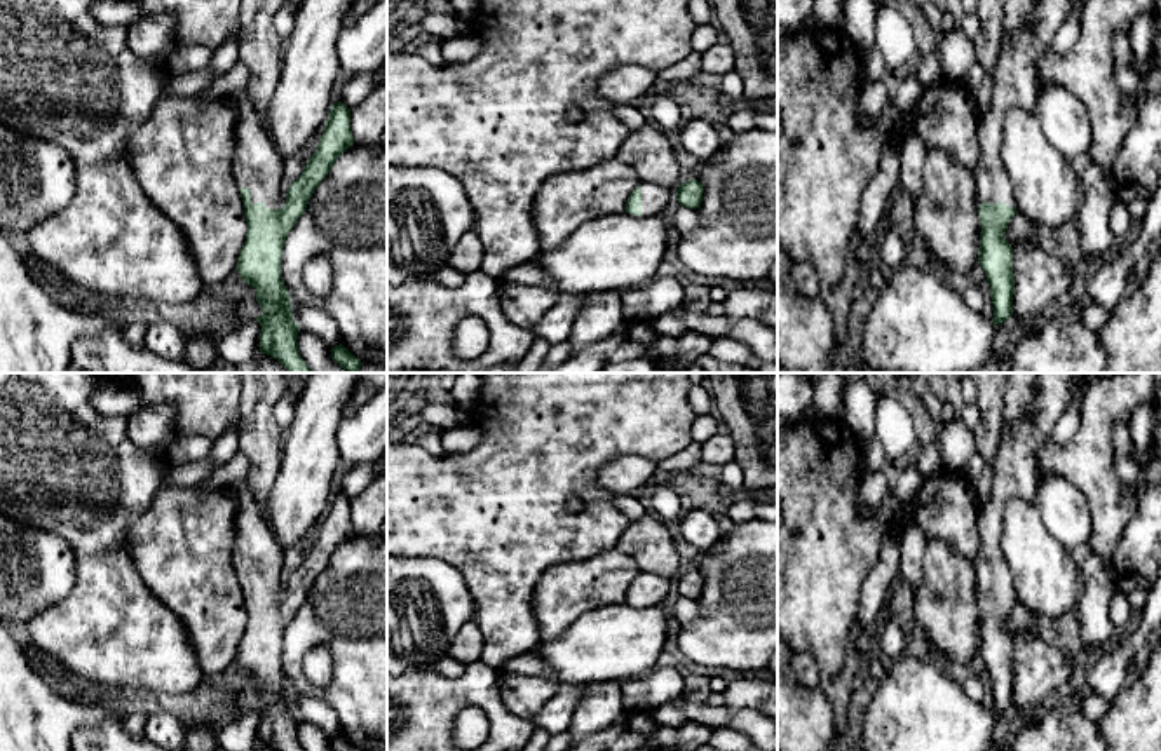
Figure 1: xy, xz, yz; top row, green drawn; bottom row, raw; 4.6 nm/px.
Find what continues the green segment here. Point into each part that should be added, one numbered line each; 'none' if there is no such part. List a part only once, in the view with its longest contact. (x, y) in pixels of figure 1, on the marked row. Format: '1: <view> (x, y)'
1: xy (257, 166)

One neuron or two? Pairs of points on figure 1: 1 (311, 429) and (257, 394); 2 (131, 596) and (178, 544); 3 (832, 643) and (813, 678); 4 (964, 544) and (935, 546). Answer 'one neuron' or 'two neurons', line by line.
1: two neurons
2: two neurons
3: two neurons
4: two neurons

